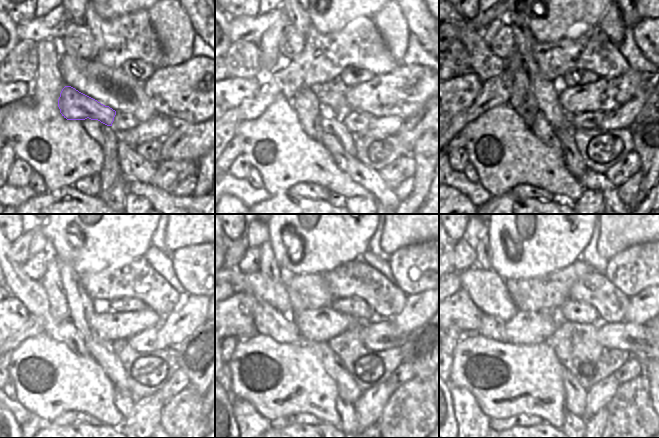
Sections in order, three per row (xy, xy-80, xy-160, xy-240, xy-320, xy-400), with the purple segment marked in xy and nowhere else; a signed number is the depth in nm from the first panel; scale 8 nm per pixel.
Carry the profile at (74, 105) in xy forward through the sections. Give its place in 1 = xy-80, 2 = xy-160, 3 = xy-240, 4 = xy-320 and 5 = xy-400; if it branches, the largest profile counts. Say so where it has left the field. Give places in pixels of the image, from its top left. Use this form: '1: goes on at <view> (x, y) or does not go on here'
1: goes on at xy-80 (331, 123)
2: goes on at xy-160 (574, 163)
3: goes on at xy-240 (123, 400)
4: goes on at xy-320 (348, 417)
5: goes on at xy-400 (569, 417)

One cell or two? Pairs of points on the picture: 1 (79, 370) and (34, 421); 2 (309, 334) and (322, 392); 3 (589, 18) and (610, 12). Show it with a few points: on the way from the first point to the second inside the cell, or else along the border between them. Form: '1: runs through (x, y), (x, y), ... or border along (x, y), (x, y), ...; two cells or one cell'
1: border along (32, 413), (49, 422); two cells
2: border along (302, 339), (308, 343); two cells
3: border along (605, 10), (597, 25); two cells

